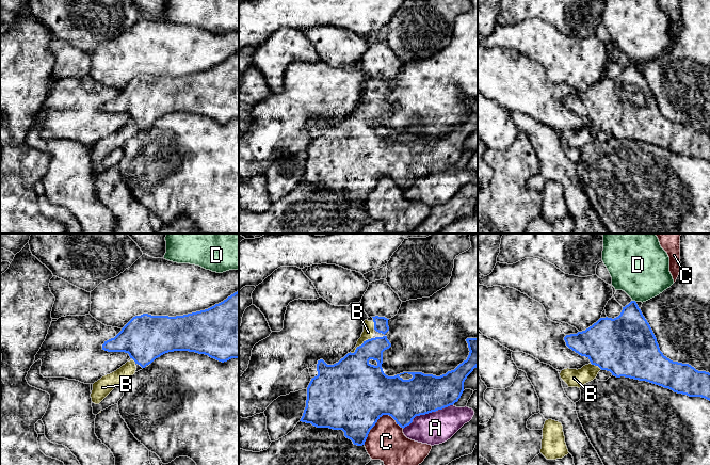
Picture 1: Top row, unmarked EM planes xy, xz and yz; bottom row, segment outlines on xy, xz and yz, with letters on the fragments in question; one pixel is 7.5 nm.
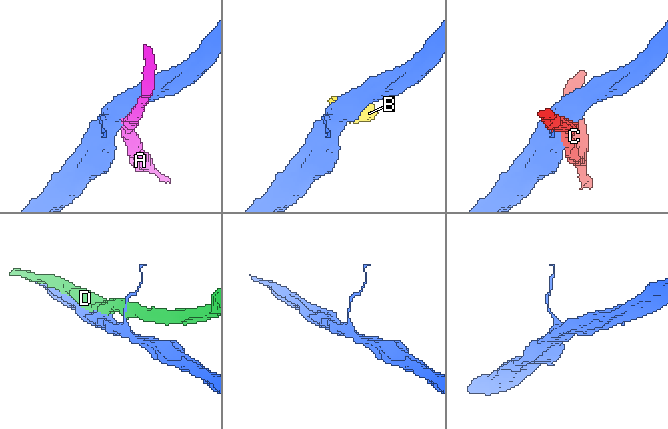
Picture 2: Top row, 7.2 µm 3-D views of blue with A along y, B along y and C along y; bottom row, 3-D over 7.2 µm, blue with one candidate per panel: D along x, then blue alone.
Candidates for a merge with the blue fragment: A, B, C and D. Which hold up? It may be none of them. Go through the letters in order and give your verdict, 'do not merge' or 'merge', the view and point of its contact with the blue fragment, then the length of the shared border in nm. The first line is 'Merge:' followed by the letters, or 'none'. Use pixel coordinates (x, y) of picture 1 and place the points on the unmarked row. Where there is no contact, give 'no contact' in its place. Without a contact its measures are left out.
Merge: B
A: do not merge | xz (426, 174) | 420 nm
B: merge | xz (359, 107) | 200 nm
C: do not merge | xz (378, 179) | 320 nm
D: do not merge | yz (634, 62) | 40 nm

